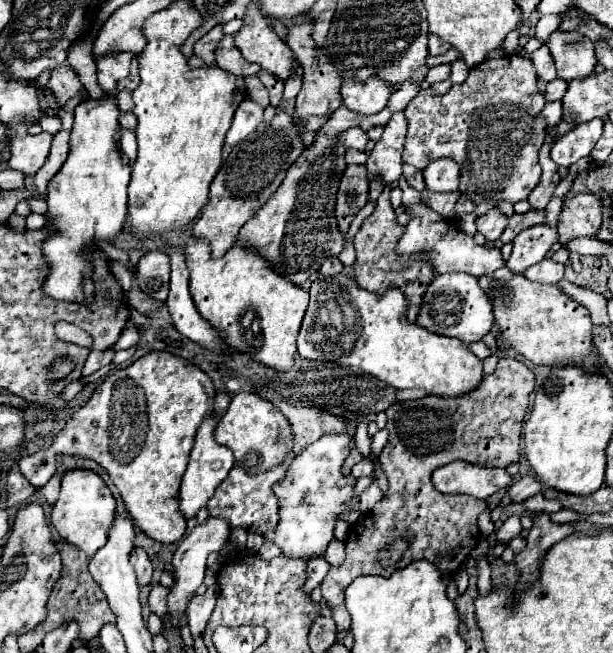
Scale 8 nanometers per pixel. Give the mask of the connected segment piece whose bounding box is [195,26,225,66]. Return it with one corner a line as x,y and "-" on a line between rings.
215,26
211,28
205,36
201,36
197,42
195,42
195,54
199,58
205,60
205,64
215,64
215,50
217,50
217,44
223,40
223,26

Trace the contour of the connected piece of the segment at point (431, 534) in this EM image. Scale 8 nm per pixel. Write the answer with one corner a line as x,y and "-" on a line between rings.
501,358
495,374
483,376
481,384
473,390
467,392
465,396
457,398
447,398
447,396
427,396
421,400
405,400
397,402
387,408
387,430
389,430
389,442
379,454
379,460
383,464
383,470
389,478
389,494
377,502
375,512
367,514
363,524
357,524
351,528
349,540
345,542
347,550
347,560
339,568
331,568
329,574
325,576
321,584
321,594
327,604
331,604
331,616
337,622
339,632
347,632
351,626
351,616
345,608
345,588
363,574
363,556
377,556
379,550
387,548
391,542
397,538
407,538
409,548
403,556
423,556
439,570
443,576
451,576
471,550
479,542
479,528
477,528
477,516
487,510
485,500
477,500
471,496
449,496
437,492
437,488
431,484
431,474
437,466
443,466
453,460
465,460
465,462
475,462
479,466
493,466
493,468
507,468
509,464
519,460
519,438
521,438
521,428
523,428
523,418
529,406
529,394
533,392
535,384
535,374
529,366
525,366
519,360
513,358

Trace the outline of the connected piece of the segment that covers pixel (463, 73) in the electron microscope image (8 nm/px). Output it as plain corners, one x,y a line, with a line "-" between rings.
457,60
457,62
453,62
453,72
451,72
449,80
453,84
459,84
459,82
463,82
467,78
467,74
469,74
469,68
463,64
463,60

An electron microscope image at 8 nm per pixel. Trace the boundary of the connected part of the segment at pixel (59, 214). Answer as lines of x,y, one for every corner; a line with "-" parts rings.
105,94
99,100
87,98
75,108
69,156
47,188
47,224
57,228
57,234
43,244
45,258
51,264
43,292
51,298
73,300
81,304
93,302
95,284
91,280
91,262
83,258
83,244
117,238
125,222
131,164
129,158
119,150
119,116
121,110
117,108
117,98
113,94

